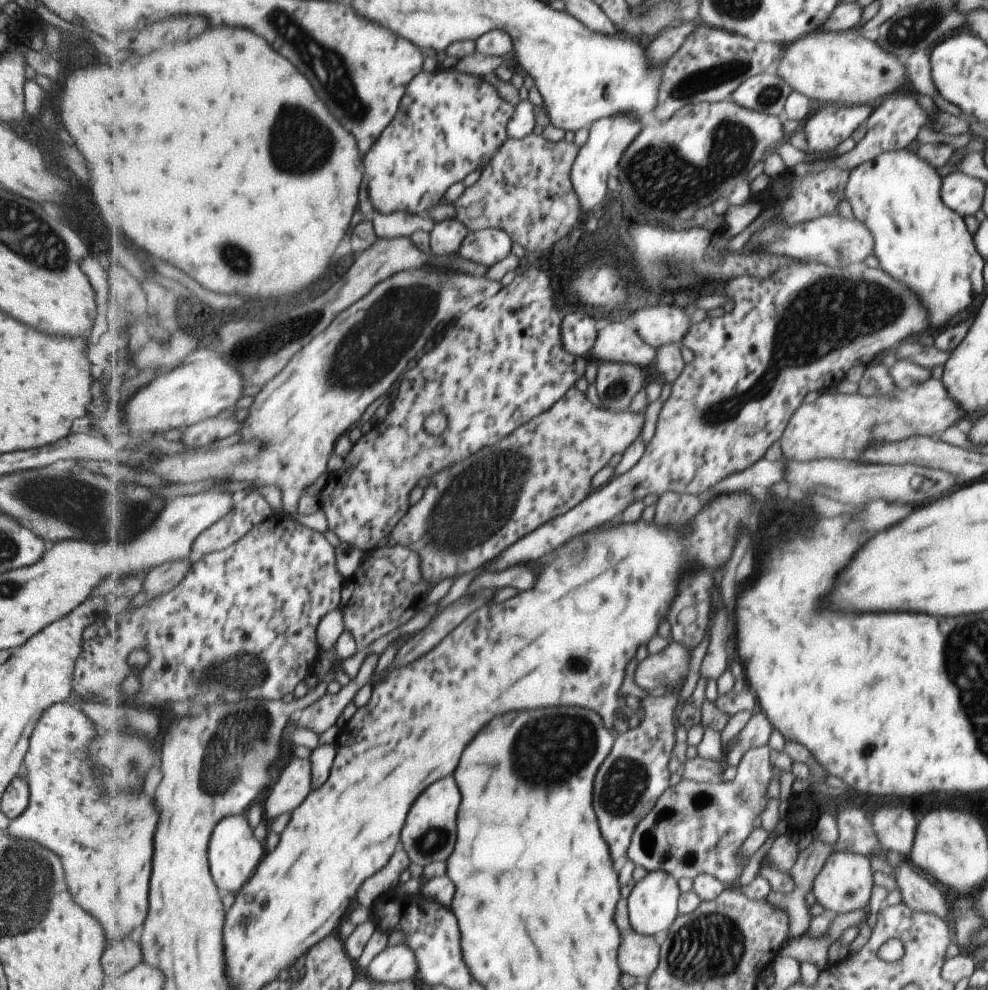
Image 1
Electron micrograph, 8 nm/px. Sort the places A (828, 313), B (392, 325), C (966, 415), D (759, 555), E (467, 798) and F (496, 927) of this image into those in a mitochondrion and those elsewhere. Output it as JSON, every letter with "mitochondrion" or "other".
{"A":"mitochondrion","B":"mitochondrion","C":"other","D":"other","E":"other","F":"other"}

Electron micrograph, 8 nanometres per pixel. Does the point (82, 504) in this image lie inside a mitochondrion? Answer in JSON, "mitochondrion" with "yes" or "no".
{"mitochondrion":"yes"}

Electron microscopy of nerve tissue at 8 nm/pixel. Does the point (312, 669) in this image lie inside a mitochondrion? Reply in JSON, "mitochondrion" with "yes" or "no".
{"mitochondrion":"no"}

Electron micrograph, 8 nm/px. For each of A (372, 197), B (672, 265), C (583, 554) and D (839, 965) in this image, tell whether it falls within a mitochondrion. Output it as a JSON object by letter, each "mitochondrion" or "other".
{"A":"other","B":"mitochondrion","C":"mitochondrion","D":"other"}

